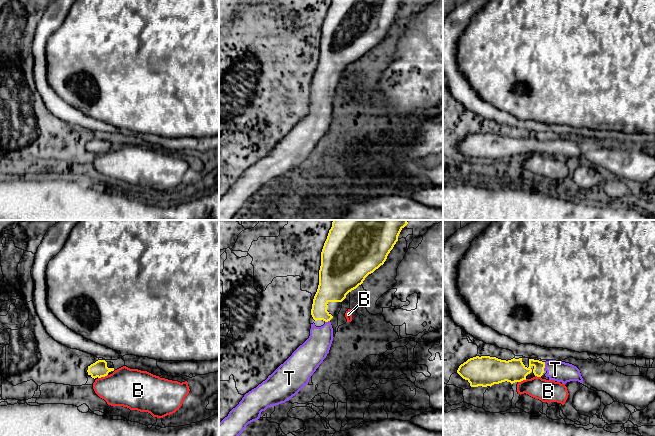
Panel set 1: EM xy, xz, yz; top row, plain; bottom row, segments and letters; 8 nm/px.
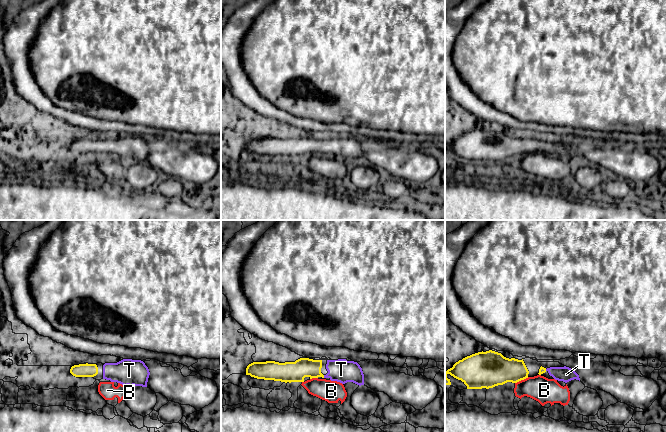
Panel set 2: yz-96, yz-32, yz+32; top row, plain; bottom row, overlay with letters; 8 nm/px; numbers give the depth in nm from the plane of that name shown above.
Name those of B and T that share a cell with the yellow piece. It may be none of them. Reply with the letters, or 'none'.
T

